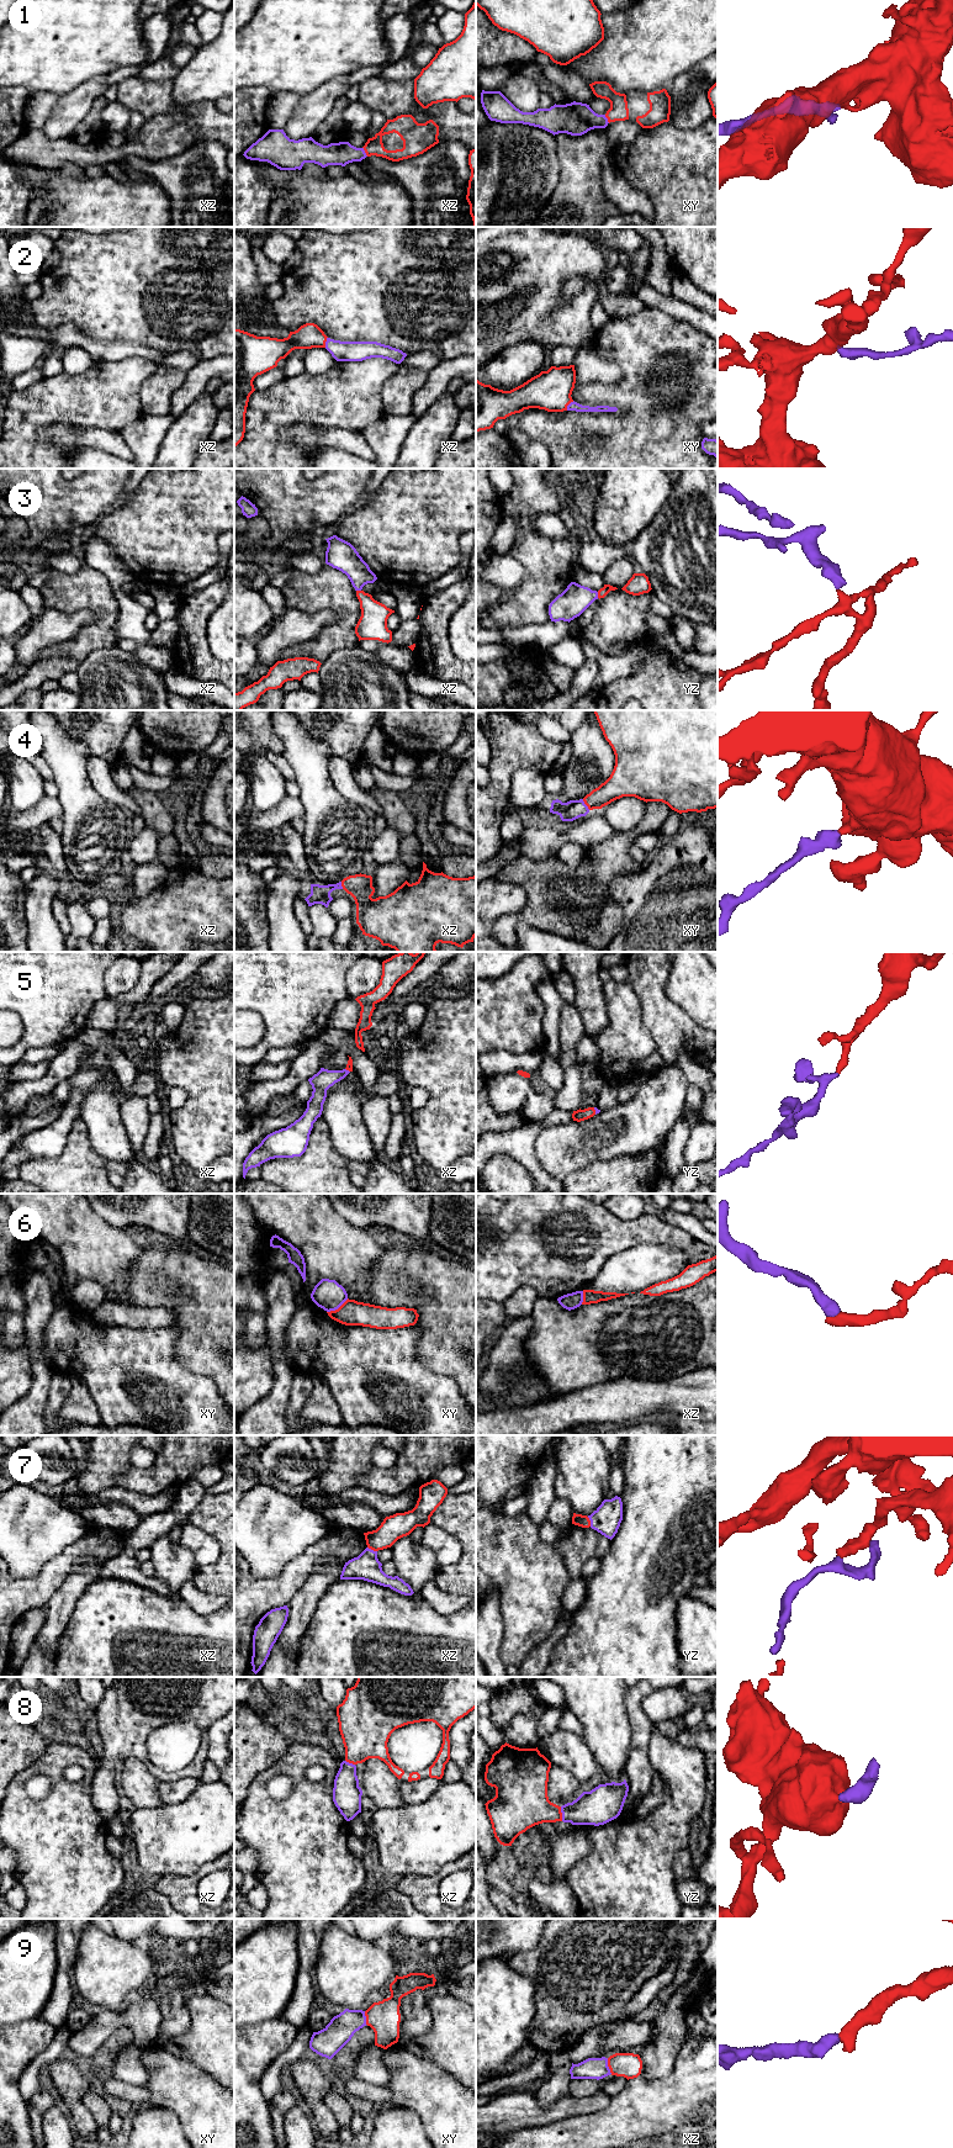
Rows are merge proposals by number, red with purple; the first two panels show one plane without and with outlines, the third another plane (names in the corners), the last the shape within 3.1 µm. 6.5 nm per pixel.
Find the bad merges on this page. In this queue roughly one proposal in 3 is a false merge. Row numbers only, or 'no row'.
6

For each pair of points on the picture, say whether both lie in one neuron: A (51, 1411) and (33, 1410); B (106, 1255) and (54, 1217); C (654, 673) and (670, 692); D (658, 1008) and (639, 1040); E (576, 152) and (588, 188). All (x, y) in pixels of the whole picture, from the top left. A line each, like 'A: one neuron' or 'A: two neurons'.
A: two neurons
B: one neuron
C: one neuron
D: two neurons
E: one neuron

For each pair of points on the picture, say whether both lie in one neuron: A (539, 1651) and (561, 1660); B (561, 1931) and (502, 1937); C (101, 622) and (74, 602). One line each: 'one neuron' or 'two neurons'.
A: two neurons
B: two neurons
C: one neuron

